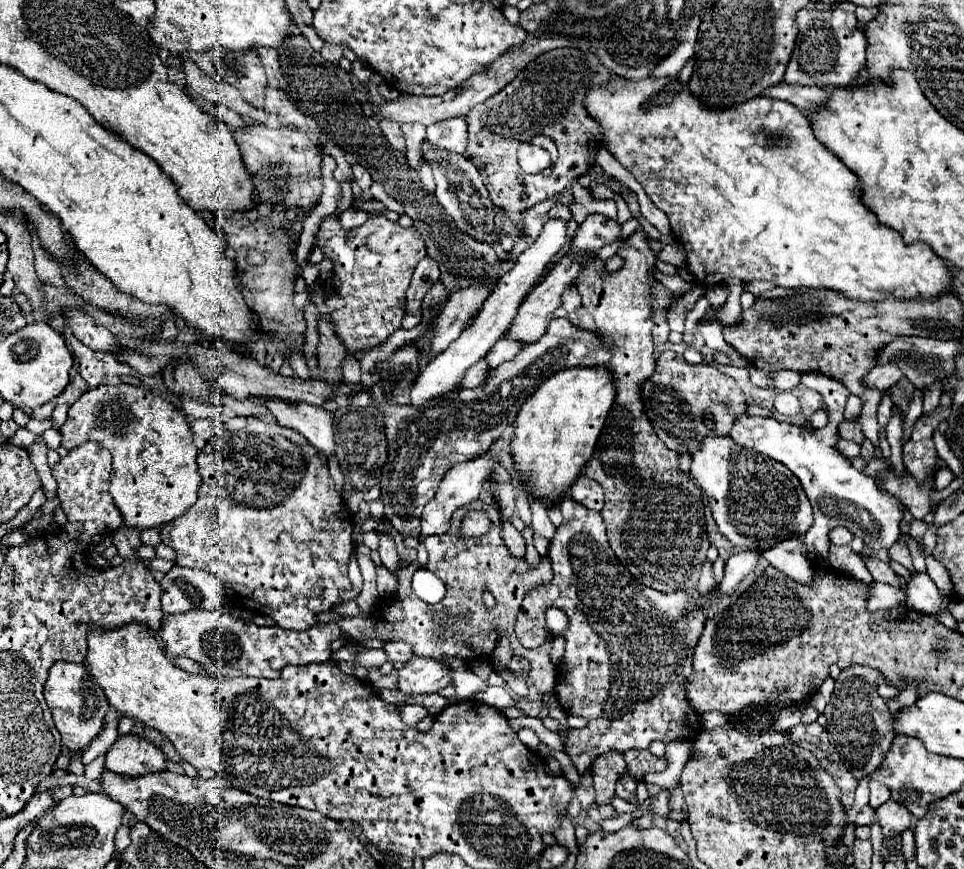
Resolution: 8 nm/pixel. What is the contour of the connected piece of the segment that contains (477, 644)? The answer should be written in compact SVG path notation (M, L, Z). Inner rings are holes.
M474 500L474 504L462 506L454 512L450 520L450 528L442 536L428 536L424 540L426 550L430 554L426 568L436 574L444 586L446 586L446 596L438 604L428 604L420 600L410 582L412 574L416 570L416 552L406 550L398 552L400 558L410 560L410 564L402 566L398 572L398 590L396 594L382 602L378 610L372 612L376 630L384 642L408 642L414 650L414 656L432 656L434 660L444 662L444 654L458 656L464 664L470 664L476 658L488 658L500 636L508 636L512 642L514 654L520 654L530 660L530 680L540 692L552 692L554 690L554 664L550 662L550 648L552 640L546 640L542 646L528 650L524 648L516 634L514 634L514 622L520 612L522 600L529 591L537 588L538 585L550 583L552 580L552 566L546 558L540 560L538 568L530 568L524 558L512 558L508 554L508 548L500 536L502 526L498 520L498 510L494 504L486 504L482 500ZM468 510L484 510L492 522L490 530L482 538L462 538L460 534L460 524L466 516ZM490 590L494 596L496 606L488 610L482 600L482 592Z

